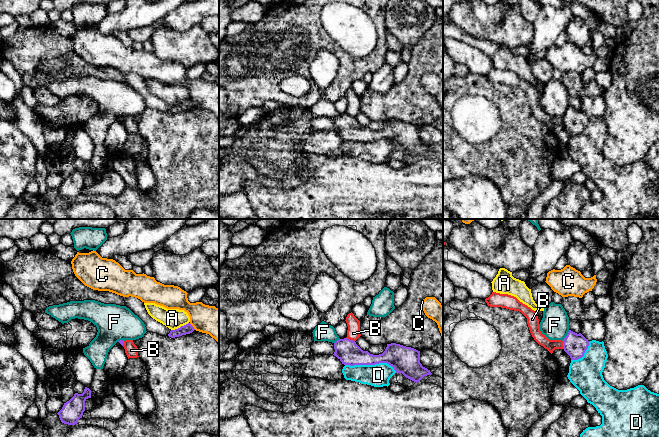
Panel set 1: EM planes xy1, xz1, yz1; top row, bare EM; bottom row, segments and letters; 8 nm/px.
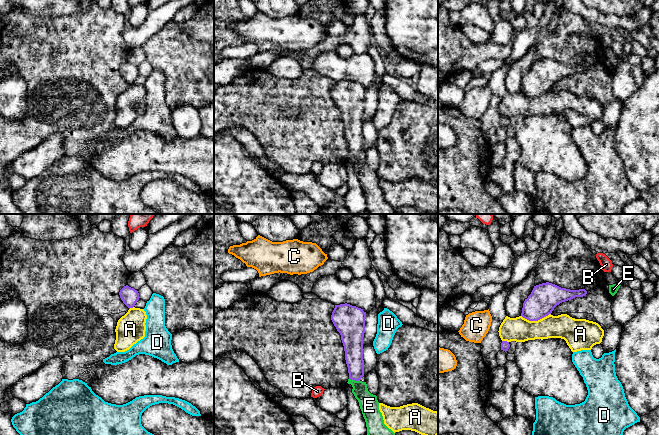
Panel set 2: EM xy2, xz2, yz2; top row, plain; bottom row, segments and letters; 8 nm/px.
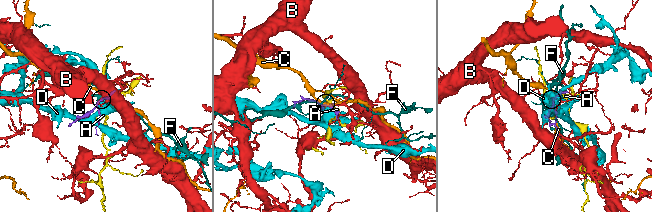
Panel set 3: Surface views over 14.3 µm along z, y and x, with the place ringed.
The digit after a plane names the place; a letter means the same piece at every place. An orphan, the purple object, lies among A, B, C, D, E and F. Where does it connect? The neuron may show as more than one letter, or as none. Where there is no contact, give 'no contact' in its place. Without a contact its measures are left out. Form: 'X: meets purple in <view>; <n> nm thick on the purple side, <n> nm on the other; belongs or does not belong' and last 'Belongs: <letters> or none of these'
A: meets purple in yz2; 220 nm thick on the purple side, 200 nm on the other; does not belong
B: meets purple in xz1; 190 nm thick on the purple side, 110 nm on the other; does not belong
C: meets purple in xy1; 80 nm thick on the purple side, 240 nm on the other; does not belong
D: meets purple in xz1; 200 nm thick on the purple side, 190 nm on the other; does not belong
E: meets purple in xz2; 150 nm thick on the purple side, 160 nm on the other; belongs
F: meets purple in yz1; 190 nm thick on the purple side, 220 nm on the other; does not belong
Belongs: E

